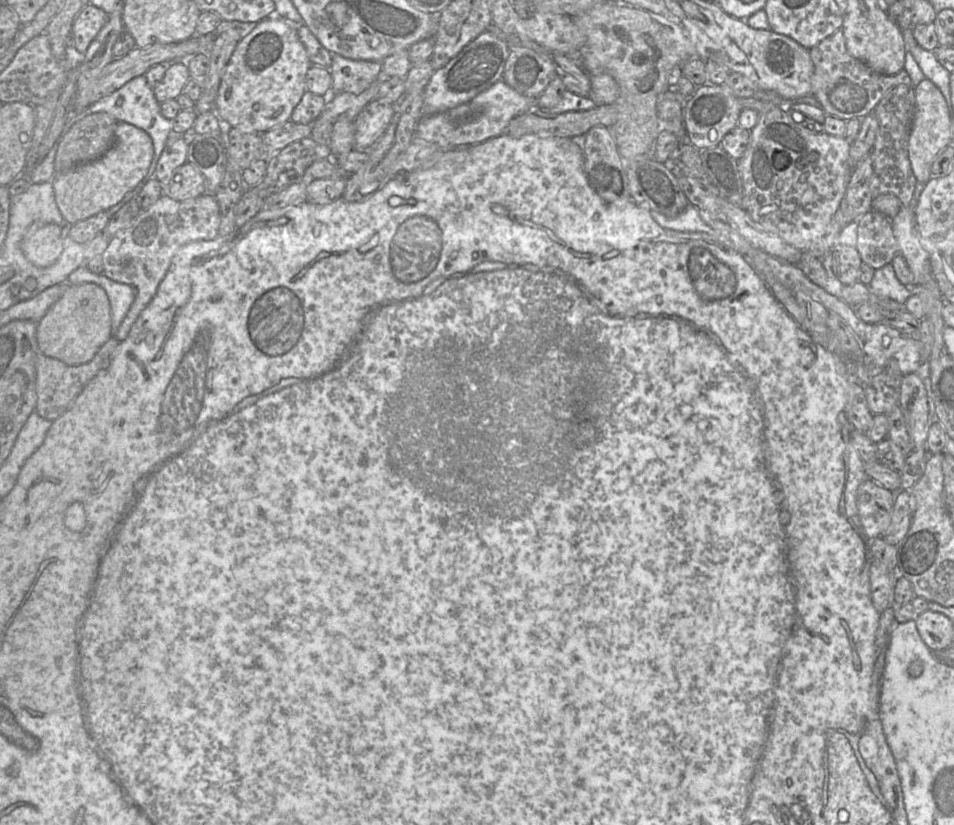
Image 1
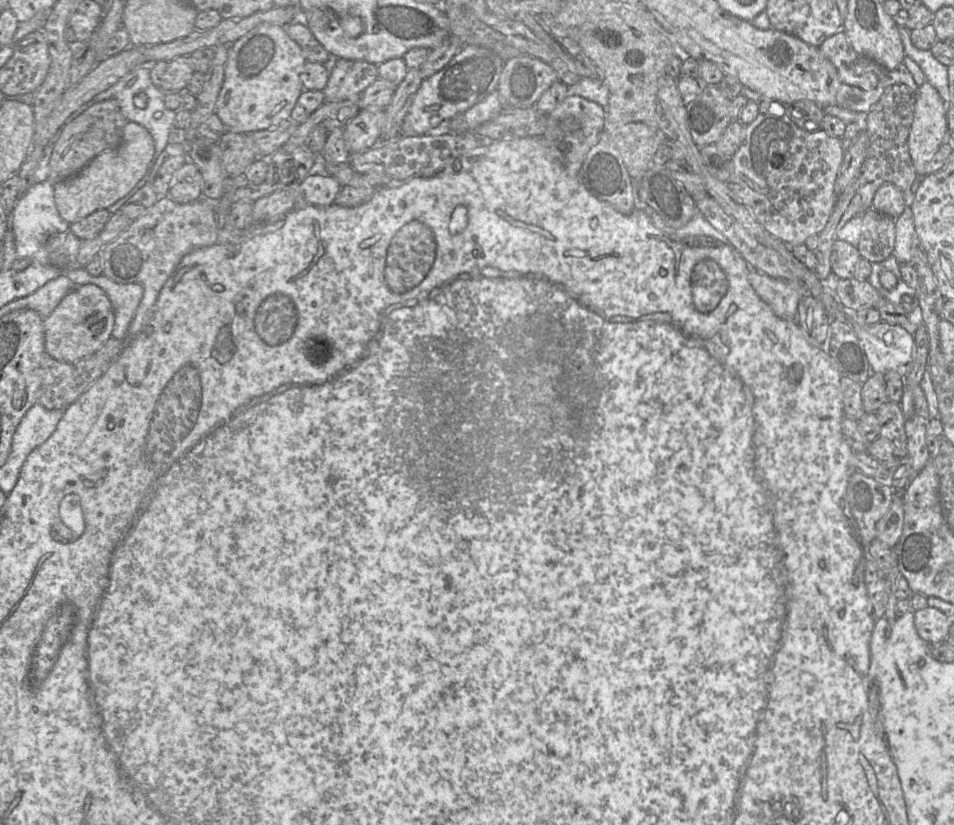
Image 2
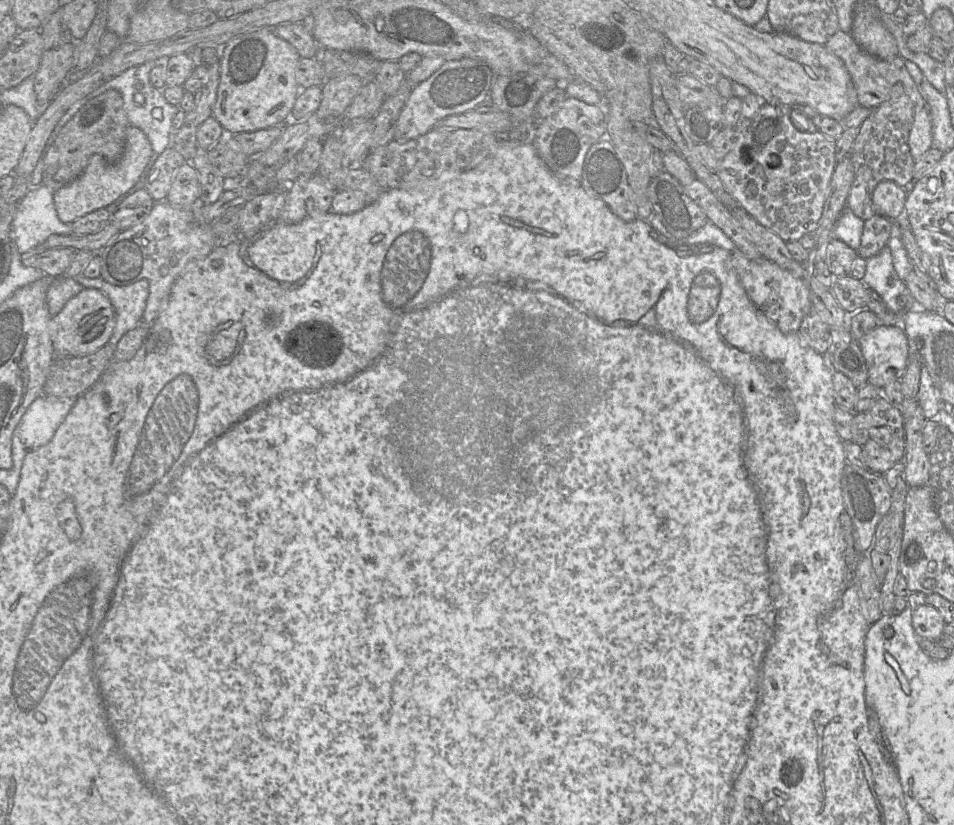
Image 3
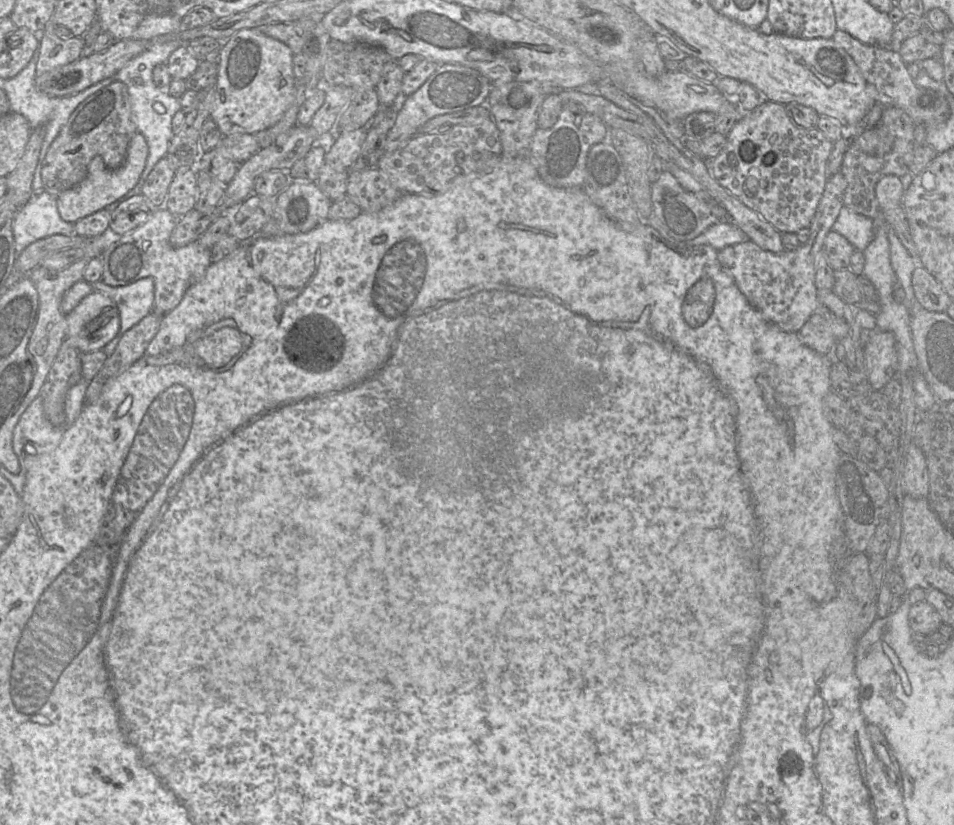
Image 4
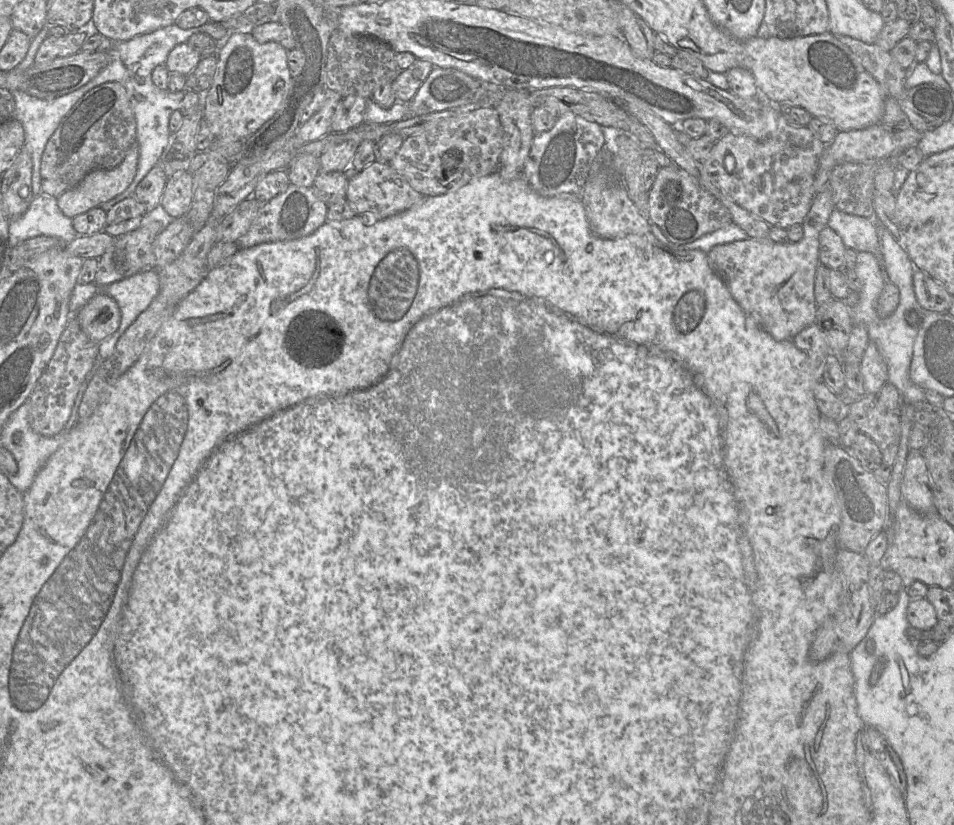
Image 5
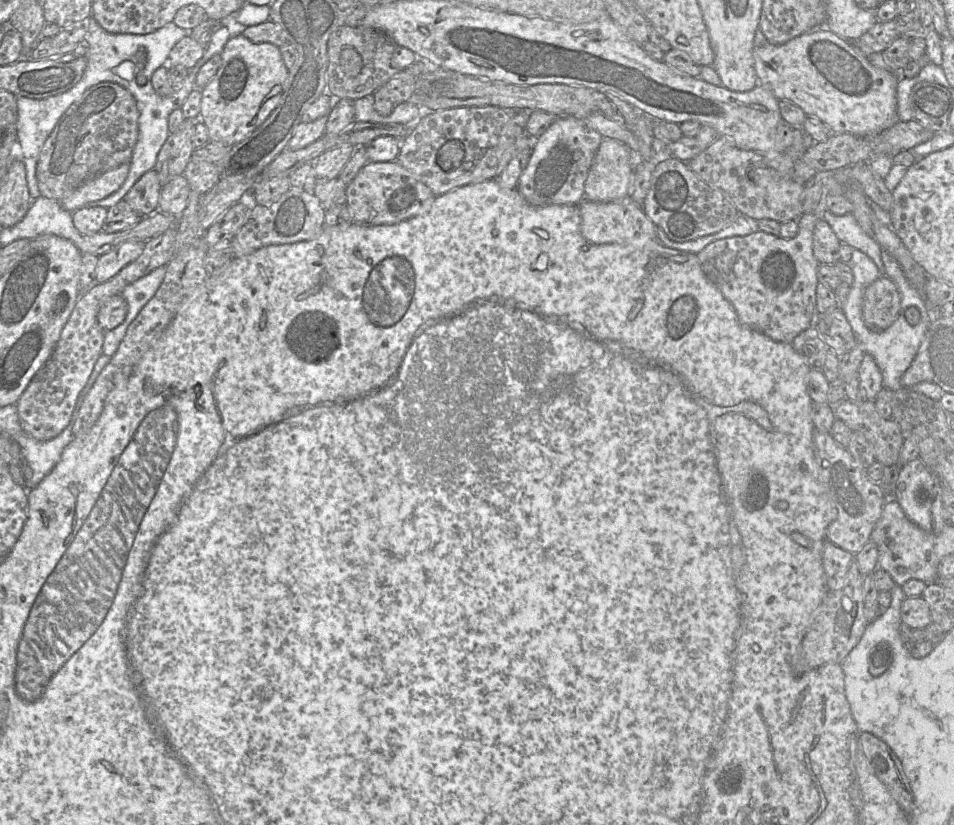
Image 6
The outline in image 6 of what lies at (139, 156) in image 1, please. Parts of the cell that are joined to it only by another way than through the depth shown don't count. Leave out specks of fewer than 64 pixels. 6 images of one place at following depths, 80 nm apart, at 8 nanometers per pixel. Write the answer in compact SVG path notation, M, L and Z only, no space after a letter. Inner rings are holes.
M124 163L86 181L63 198L60 202L61 205L64 209L73 213L82 207L86 207L90 202L108 197L122 186L128 176L129 169L130 163Z

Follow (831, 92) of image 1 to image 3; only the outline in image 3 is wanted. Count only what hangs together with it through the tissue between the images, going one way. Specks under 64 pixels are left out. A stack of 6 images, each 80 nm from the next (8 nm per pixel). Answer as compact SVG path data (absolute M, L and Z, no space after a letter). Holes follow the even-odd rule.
M838 29L824 45L843 62L856 91L858 105L867 108L877 107L880 103L890 98L891 88L896 83L901 83L915 107L927 106L927 103L919 91L919 87L907 71L904 59L900 55L897 55L892 60L875 57L864 51L850 33L845 33L840 29Z

